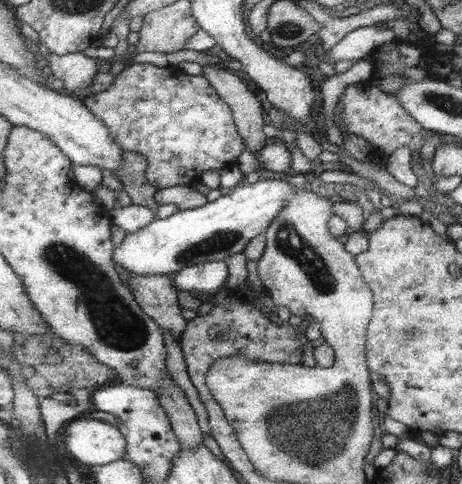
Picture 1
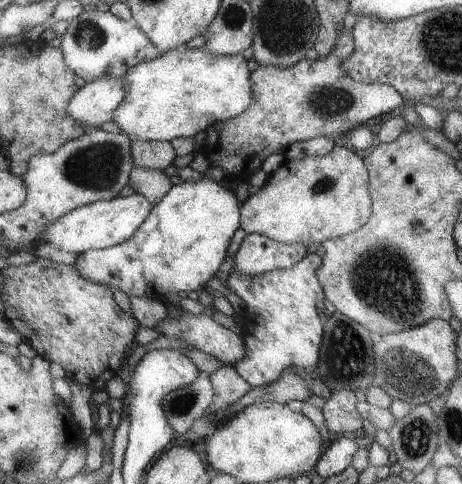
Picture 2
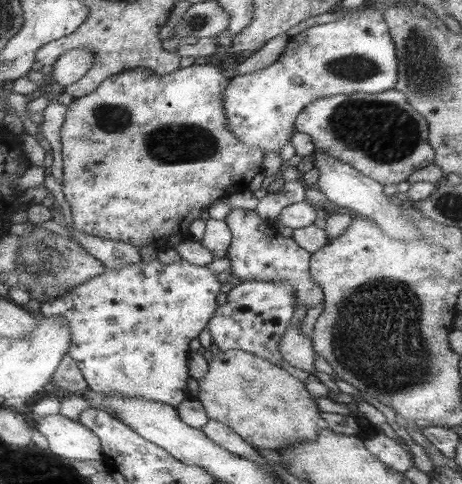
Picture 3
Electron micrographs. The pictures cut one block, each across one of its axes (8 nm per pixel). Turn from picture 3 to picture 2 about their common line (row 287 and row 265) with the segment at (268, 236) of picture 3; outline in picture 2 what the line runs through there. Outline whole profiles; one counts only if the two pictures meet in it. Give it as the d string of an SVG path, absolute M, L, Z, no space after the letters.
M309 254L299 264L285 270L273 270L257 276L249 276L237 270L231 270L227 274L227 288L243 300L245 310L251 318L251 324L243 328L249 356L235 368L253 388L269 386L281 378L285 368L295 368L299 370L299 376L309 384L309 390L313 390L313 396L325 400L333 396L333 388L321 376L325 326L319 318L317 302L327 298L327 292L317 278L317 270L321 266L323 258L319 254Z

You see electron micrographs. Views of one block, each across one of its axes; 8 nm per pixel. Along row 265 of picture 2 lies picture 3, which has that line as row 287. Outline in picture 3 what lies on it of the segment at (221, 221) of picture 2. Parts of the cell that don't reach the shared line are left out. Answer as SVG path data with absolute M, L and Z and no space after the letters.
M155 258L151 262L141 260L139 264L109 268L105 274L73 288L73 292L43 302L39 310L43 316L53 318L61 314L69 320L73 332L73 348L69 356L77 360L93 390L123 392L125 396L139 396L179 408L189 398L185 388L189 380L189 344L209 328L209 322L221 308L217 302L221 286L219 276L209 266L195 266L181 258L179 262L163 264Z

